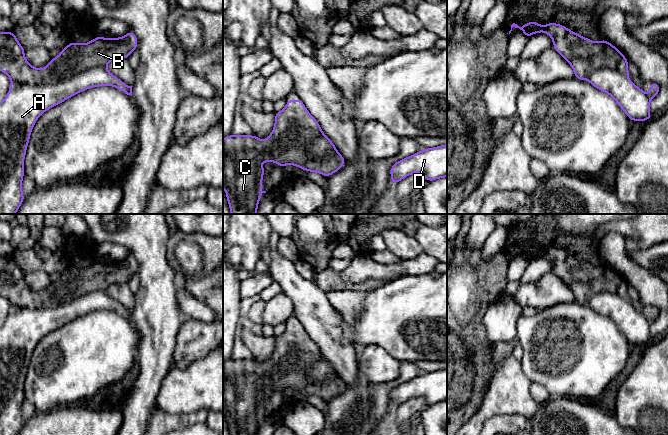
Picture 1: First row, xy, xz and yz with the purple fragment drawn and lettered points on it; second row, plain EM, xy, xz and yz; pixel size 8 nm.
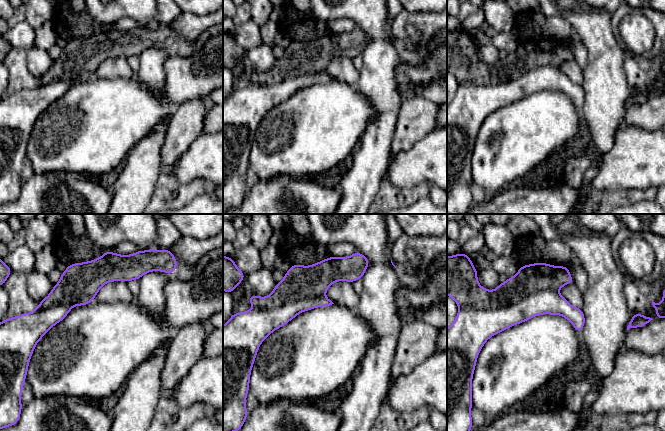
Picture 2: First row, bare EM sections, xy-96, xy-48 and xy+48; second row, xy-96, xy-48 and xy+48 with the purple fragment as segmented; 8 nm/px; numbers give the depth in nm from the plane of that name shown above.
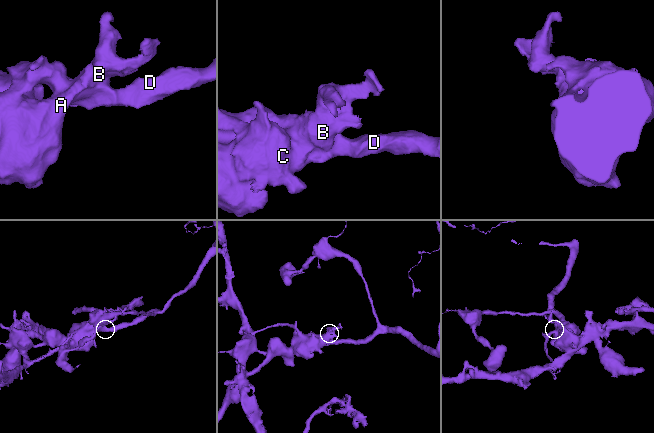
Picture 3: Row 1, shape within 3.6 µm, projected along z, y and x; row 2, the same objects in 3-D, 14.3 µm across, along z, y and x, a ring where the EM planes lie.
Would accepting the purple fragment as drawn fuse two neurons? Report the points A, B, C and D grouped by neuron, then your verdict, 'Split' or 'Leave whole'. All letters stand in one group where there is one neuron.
Groups: A D / B C. Split

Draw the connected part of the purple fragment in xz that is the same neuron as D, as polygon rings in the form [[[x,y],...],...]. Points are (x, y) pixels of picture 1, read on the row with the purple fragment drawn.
[[[447,144],[423,149],[401,159],[390,168],[391,183],[396,183],[414,173],[422,173],[427,182],[447,177]]]

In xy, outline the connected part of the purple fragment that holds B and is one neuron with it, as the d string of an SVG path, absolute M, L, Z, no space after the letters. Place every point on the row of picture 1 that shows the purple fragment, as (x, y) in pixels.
M0 31L0 71L7 74L12 84L54 84L69 79L83 71L95 67L106 67L111 60L128 59L137 50L138 38L132 31L119 38L104 38L97 36L88 43L71 41L56 58L52 58L41 70L34 68L25 58L25 49L18 42L13 31Z

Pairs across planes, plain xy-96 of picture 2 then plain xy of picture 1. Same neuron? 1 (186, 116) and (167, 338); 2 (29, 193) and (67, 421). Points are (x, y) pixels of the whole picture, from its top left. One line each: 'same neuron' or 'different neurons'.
1: different neurons
2: same neuron

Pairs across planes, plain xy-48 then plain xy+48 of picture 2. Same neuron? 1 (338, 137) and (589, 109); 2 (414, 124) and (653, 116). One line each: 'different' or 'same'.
1: different
2: same

